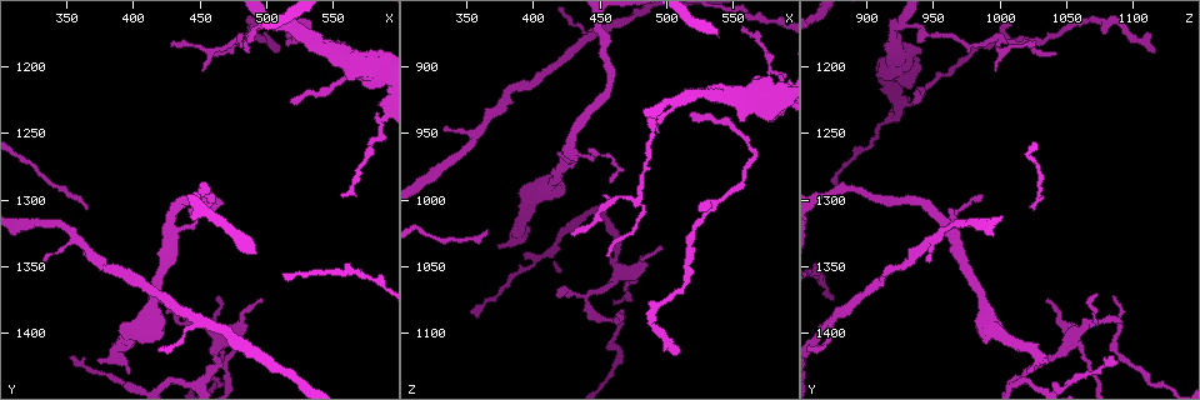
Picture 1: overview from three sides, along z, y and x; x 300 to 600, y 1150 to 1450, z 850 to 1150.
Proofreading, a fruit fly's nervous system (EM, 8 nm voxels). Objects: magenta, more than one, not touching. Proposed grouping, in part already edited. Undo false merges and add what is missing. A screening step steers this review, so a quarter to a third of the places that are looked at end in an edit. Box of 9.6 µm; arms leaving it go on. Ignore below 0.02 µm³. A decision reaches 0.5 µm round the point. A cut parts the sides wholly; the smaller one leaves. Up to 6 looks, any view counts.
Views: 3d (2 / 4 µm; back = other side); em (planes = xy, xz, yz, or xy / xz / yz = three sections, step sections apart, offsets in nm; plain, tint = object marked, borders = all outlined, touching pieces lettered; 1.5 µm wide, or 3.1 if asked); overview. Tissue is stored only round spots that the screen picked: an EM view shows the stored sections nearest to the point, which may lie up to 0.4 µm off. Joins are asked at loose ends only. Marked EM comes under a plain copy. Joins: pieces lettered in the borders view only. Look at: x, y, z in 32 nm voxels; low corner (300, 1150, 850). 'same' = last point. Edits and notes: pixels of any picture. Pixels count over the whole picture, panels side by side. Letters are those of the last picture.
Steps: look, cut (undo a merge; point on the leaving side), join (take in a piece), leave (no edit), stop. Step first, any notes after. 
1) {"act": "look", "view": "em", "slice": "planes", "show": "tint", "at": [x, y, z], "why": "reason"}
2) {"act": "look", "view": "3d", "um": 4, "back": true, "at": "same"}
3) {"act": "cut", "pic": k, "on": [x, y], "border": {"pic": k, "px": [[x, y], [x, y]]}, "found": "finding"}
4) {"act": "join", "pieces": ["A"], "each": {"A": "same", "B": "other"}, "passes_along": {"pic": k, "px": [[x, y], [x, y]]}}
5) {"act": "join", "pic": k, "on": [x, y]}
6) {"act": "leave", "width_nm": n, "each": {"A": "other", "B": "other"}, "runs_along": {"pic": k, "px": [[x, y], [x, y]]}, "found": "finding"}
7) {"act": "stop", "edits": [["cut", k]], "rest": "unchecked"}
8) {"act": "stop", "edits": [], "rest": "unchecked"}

{"act": "look", "view": "em", "slice": "xz", "step": 4, "show": "borders", "at": [420, 1368, 1074], "why": "an open end"}

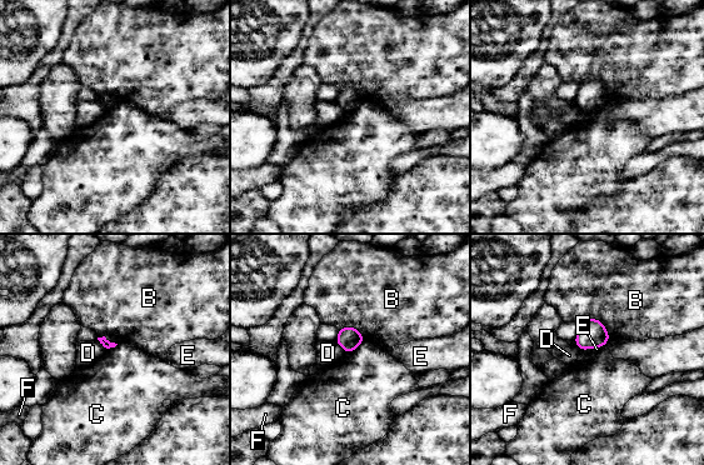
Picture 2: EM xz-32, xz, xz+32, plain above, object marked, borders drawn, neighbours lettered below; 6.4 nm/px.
{"act": "leave", "each": {"B": "other", "C": "other", "D": "other", "E": "other", "F": "other"}, "found": "none of them fits"}

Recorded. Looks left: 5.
{"act": "look", "view": "em", "slice": "planes", "show": "borders", "at": [428, 1184, 1028], "why": "an open end"}

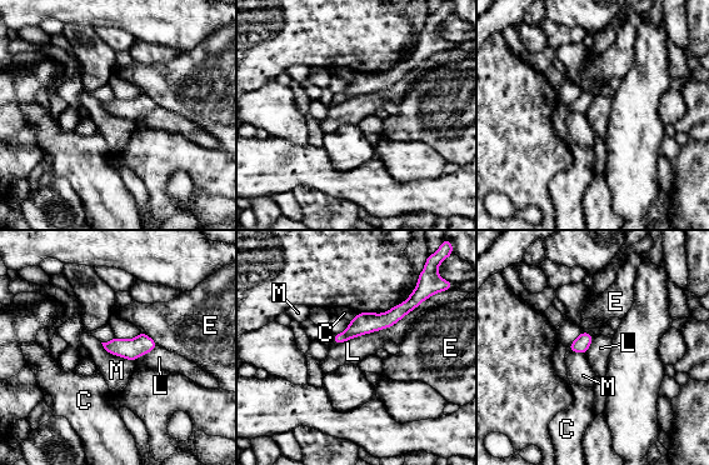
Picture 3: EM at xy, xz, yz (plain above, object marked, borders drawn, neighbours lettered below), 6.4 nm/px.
{"act": "leave", "each": {"C": "other", "E": "other", "L": "other", "M": "other"}, "border": {"pic": 3, "px": [[412, 310], [389, 326], [335, 344]]}, "found": "no lettered piece goes on from it"}

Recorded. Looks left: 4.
{"act": "look", "view": "3d", "um": 4, "at": [518, 1226, 936], "why": "tapers out"}

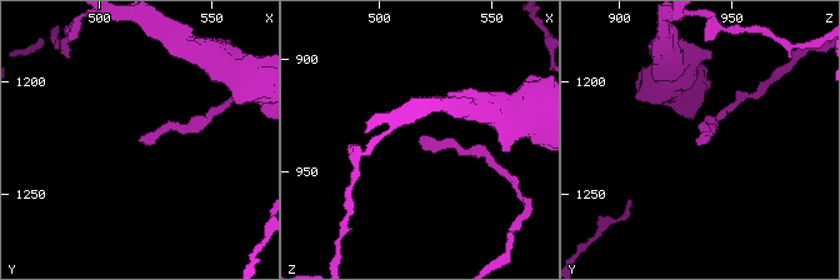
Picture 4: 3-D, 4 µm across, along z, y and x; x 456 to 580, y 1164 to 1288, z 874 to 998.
{"act": "look", "view": "em", "slice": "yz", "step": 4, "show": "borders", "at": [518, 1228, 935]}

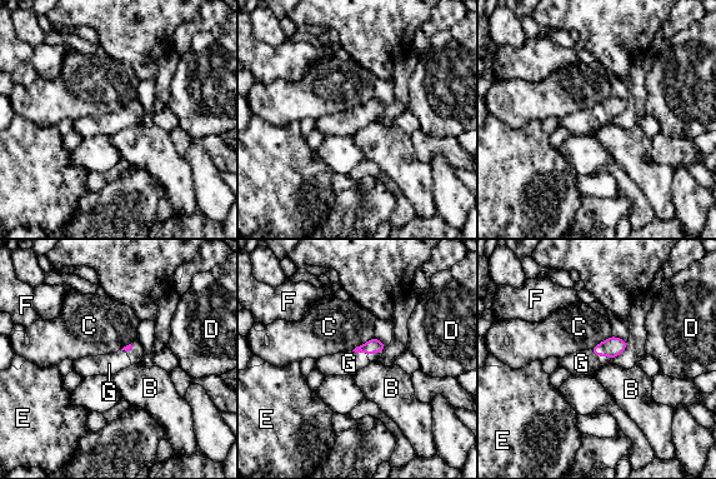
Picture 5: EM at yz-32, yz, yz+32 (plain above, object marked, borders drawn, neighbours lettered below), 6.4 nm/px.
{"act": "join", "pieces": ["G"], "longest_contact_nm": ["C", 180], "each": {"B": "other", "C": "other", "D": "other", "E": "other", "F": "other", "G": "same"}, "passes_along": {"pic": 5, "px": [[612, 347], [600, 354], [581, 363]]}, "found": "it goes on there"}

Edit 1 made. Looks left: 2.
{"act": "stop", "edits": [["join", 5]], "rest": "unchecked"}

